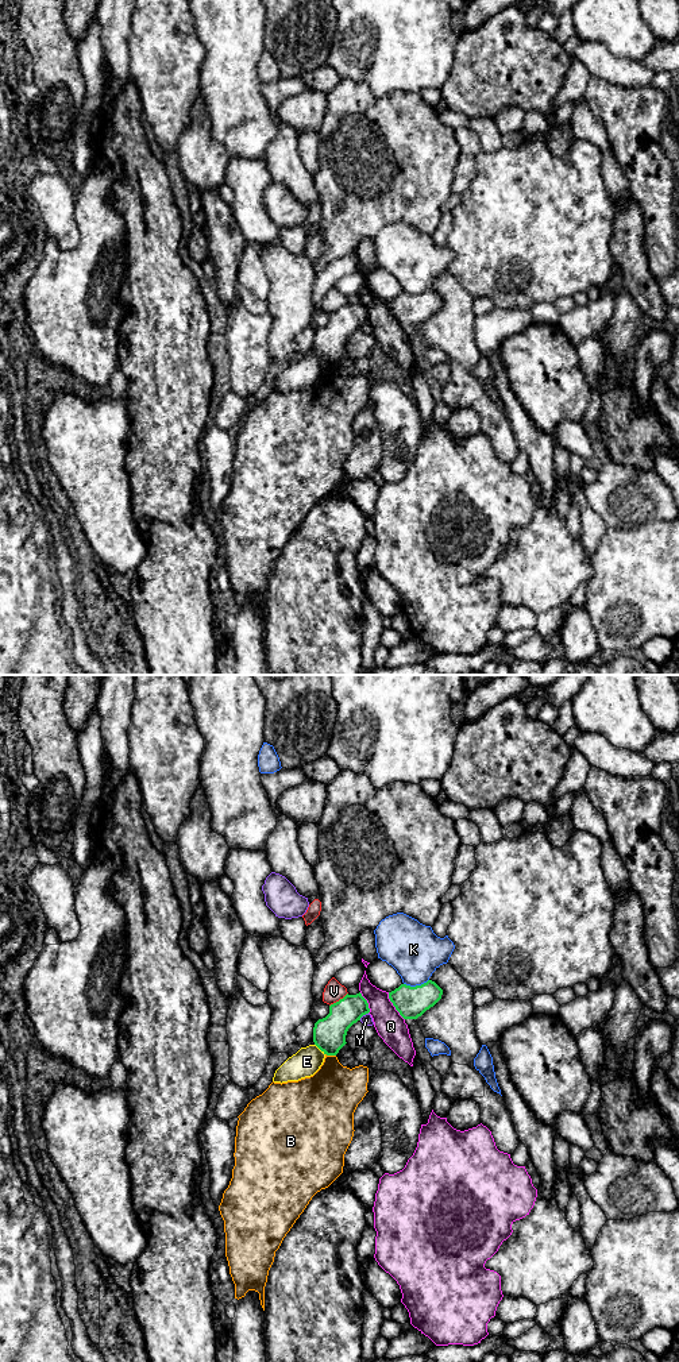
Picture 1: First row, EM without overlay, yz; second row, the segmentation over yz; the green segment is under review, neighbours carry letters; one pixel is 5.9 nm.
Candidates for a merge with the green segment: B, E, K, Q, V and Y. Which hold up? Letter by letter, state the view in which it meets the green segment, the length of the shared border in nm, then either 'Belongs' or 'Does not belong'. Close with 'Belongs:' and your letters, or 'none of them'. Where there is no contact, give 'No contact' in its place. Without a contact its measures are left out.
B: Touches green in yz. Shared border 70 nm. Does not belong
E: Touches green in yz. Shared border 90 nm. Does not belong
K: Touches green in yz. Shared border 160 nm. Does not belong
Q: Touches green in yz. Shared border 190 nm. Does not belong
V: Touches green in yz. Shared border 140 nm. Does not belong
Y: Touches green in yz. Shared border 70 nm. Does not belong
Belongs: none of them

